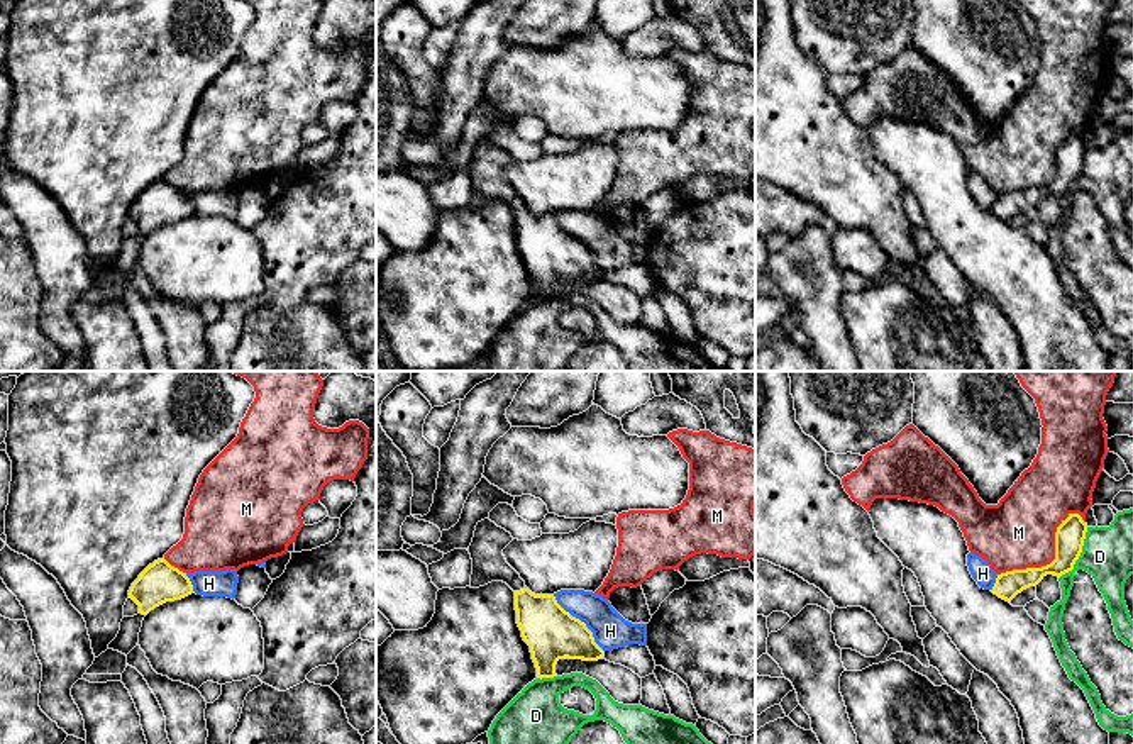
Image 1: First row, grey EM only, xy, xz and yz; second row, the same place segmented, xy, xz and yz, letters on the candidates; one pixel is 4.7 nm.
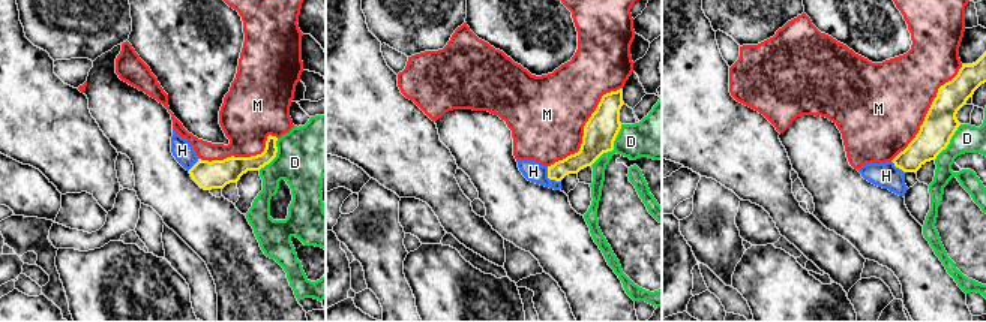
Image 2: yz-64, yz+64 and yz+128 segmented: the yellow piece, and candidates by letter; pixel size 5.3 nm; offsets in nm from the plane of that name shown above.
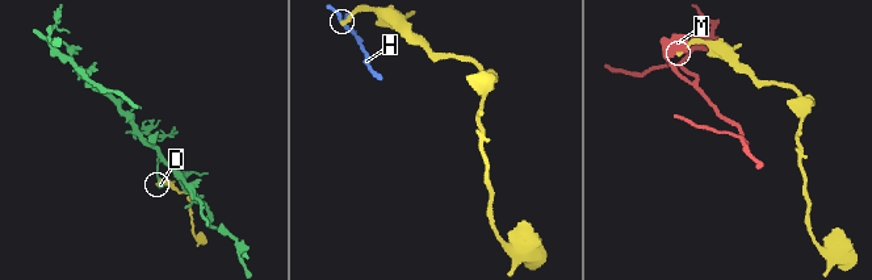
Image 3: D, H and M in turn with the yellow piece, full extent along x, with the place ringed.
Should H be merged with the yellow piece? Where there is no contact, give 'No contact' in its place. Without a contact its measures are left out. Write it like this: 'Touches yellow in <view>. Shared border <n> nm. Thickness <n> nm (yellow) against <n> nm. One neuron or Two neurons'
Touches yellow in xz. Shared border 360 nm. Thickness 240 nm (yellow) against 170 nm. Two neurons

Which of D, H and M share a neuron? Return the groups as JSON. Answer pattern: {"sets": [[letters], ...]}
{"sets": [["D"], ["H"], ["M"]]}

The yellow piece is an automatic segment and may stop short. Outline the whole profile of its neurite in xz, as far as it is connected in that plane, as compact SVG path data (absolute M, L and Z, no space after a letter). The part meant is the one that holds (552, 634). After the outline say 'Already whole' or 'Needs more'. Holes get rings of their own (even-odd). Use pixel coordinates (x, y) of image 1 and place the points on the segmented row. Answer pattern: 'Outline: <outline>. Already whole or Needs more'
Outline: M489 519L478 522L469 554L473 559L471 588L503 581L515 591L517 624L530 646L537 678L554 678L559 659L603 659L605 651L594 642L584 622L566 612L554 595L535 595L506 563L503 549L511 534Z. Needs more

